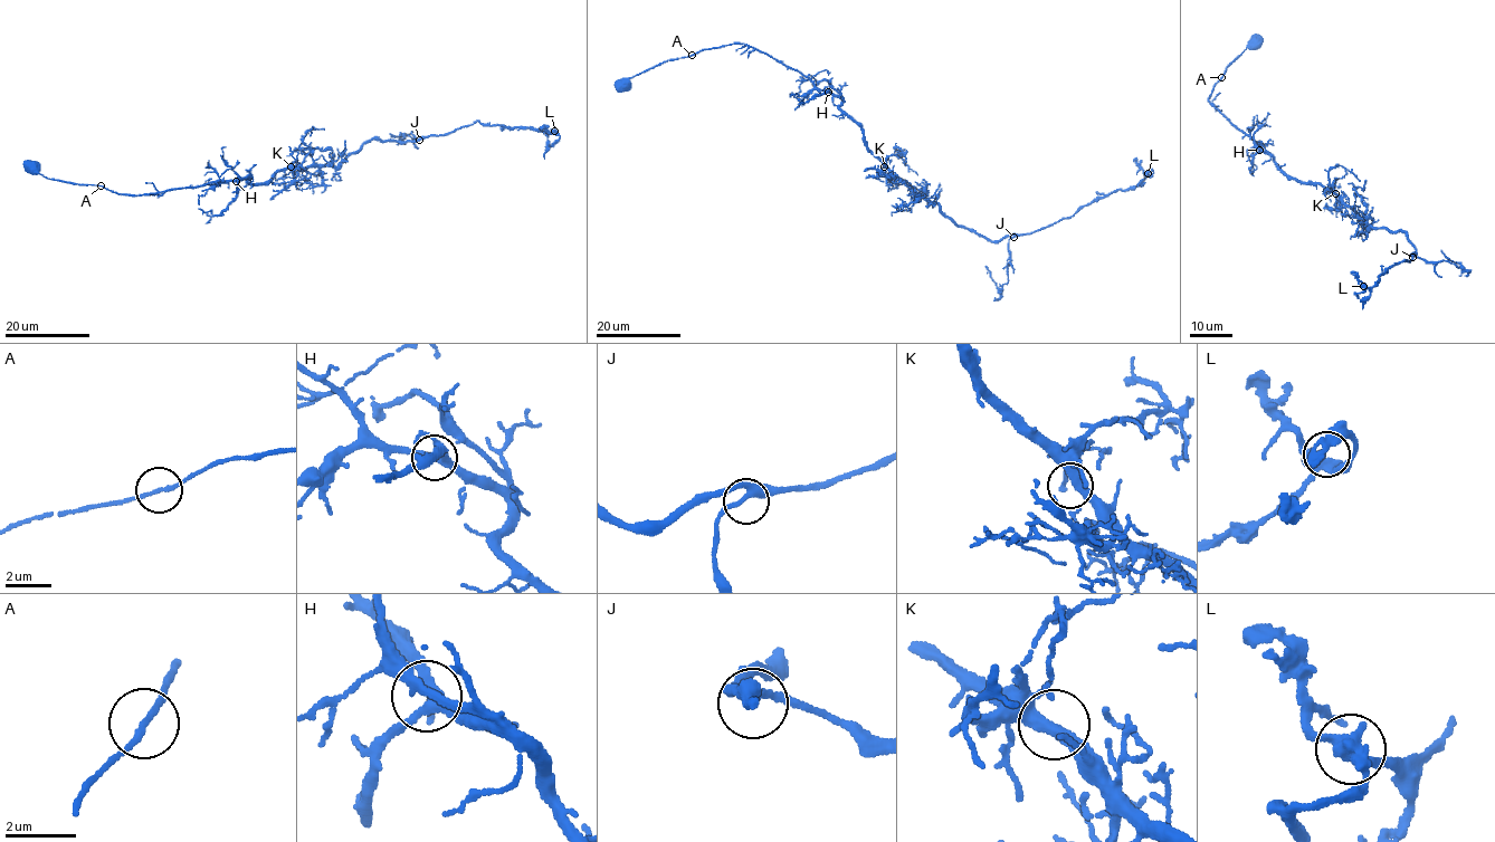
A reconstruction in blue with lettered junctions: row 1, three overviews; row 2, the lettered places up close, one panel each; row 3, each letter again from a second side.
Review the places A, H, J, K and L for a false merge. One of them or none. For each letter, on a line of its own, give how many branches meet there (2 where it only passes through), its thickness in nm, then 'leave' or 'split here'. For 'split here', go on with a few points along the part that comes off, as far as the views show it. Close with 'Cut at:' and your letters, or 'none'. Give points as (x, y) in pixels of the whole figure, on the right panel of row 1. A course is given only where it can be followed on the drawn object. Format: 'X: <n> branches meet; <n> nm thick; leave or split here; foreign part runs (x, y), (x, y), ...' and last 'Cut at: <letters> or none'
A: 2 branches meet; 150 nm thick; leave
H: 3 branches meet; 300 nm thick; leave
J: 3 branches meet; 240 nm thick; leave
K: 2 branches meet; 420 nm thick; leave
L: 3 branches meet; 360 nm thick; leave
Cut at: none

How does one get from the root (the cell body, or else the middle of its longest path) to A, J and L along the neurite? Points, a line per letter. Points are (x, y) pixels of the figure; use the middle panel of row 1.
A: (886, 165), (868, 149), (863, 130), (832, 103), (832, 96), (818, 89), (798, 72), (744, 44), (692, 55)
J: (886, 165), (897, 178), (936, 204), (953, 223), (991, 241), (1013, 237)
L: (886, 165), (897, 178), (936, 204), (953, 223), (991, 241), (1053, 226), (1095, 200), (1136, 187), (1148, 173)

